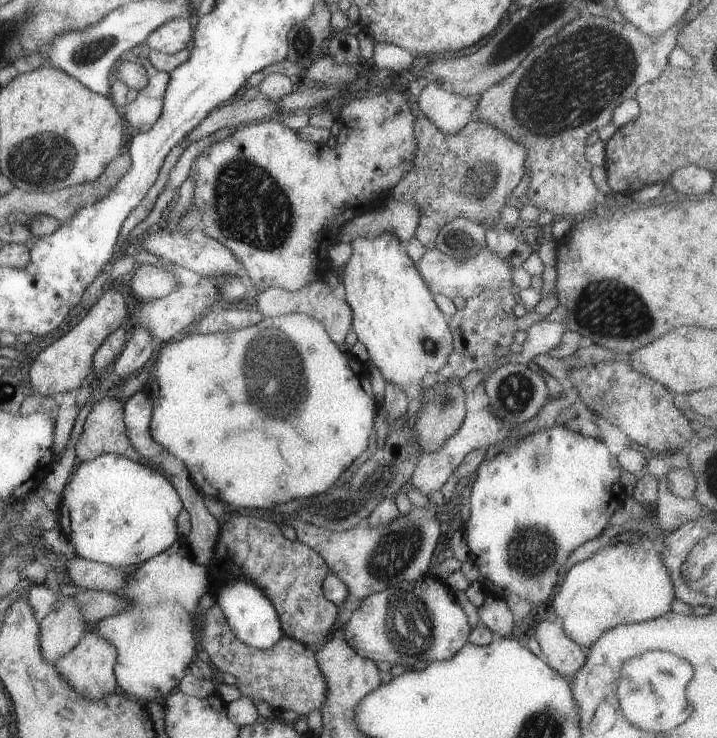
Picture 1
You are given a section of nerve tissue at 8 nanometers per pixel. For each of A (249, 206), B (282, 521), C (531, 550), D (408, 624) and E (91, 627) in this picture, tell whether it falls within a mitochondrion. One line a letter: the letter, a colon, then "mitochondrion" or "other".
A: mitochondrion
B: other
C: mitochondrion
D: mitochondrion
E: other

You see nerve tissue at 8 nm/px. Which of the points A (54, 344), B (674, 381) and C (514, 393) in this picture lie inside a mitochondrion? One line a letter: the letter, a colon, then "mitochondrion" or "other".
A: other
B: other
C: mitochondrion

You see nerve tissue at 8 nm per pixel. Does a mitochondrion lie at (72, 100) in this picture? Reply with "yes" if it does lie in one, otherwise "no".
no

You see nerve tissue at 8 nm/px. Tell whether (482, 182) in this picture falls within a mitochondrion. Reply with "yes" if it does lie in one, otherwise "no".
yes

